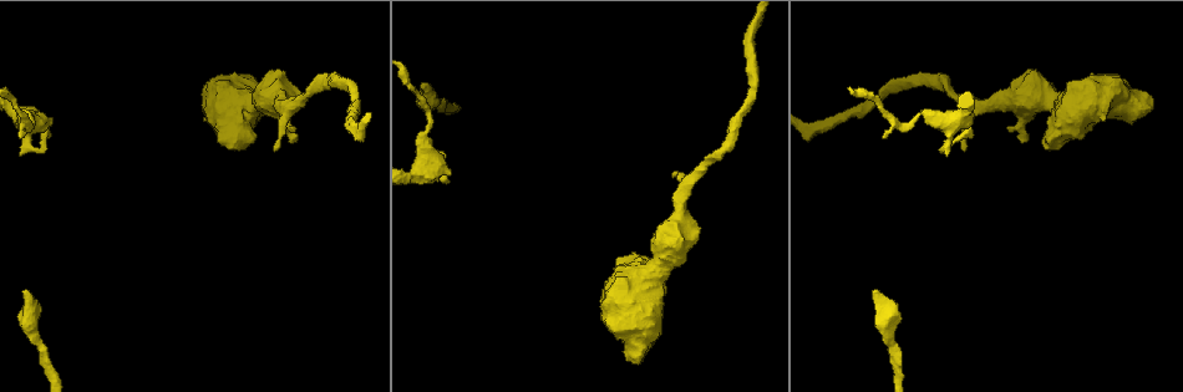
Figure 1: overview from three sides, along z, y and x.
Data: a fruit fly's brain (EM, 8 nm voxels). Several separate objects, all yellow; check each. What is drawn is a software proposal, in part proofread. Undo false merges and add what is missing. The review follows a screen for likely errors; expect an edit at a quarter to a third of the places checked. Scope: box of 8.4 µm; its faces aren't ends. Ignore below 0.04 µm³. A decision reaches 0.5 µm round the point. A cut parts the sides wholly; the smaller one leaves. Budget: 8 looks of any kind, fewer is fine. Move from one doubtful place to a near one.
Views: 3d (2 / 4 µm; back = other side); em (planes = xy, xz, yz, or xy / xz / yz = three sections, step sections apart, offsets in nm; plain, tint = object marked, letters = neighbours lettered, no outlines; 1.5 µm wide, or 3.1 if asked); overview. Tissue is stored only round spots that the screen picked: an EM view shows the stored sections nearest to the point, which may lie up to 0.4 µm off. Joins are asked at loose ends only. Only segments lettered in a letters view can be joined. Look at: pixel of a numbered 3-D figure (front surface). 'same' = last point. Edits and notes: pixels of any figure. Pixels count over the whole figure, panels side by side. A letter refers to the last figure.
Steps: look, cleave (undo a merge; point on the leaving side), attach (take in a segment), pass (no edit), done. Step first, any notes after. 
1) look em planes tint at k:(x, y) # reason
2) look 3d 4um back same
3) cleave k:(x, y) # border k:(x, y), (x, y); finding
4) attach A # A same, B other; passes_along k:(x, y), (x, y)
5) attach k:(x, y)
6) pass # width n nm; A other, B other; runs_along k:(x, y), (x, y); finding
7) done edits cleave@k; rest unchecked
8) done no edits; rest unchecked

look 3d 2um at 1:(884, 135) # thin end

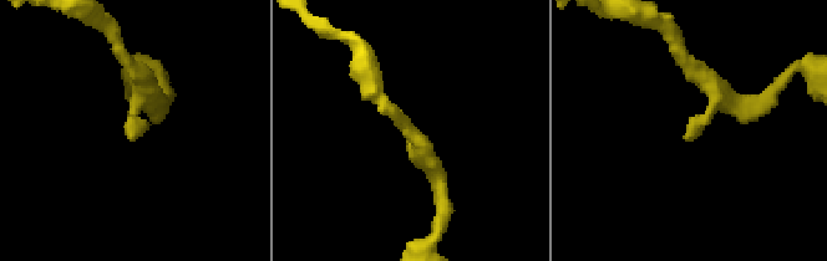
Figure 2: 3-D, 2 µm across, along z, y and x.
look em yz step 8 letters at 2:(688, 137)

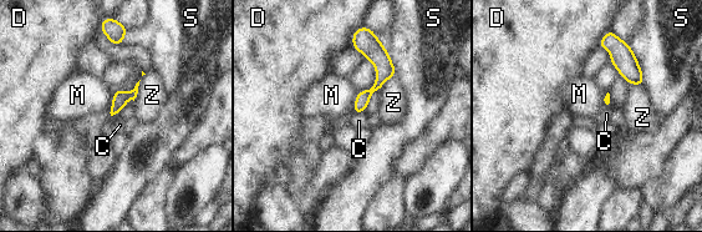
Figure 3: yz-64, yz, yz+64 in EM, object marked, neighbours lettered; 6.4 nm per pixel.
pass # C other, D other, M other, S other, Z other; runs_along 3:(356, 38), (380, 61), (380, 81), (361, 109); none of them fits

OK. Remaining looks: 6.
look em planes letters at 1:(874, 291) # branch stops here

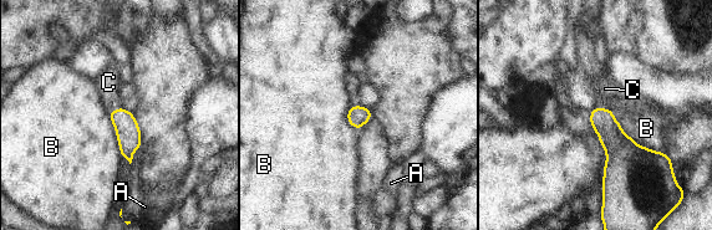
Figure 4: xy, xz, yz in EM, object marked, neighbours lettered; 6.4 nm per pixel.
attach C # A other, B other, C same; passes_along 4:(616, 143), (604, 108), (605, 88); the cell continues

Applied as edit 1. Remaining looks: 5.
look overview

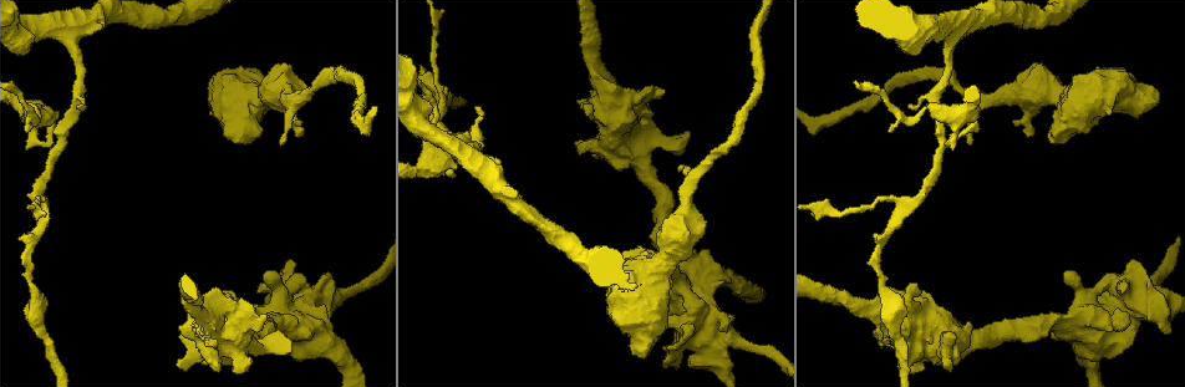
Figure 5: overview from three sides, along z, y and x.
look 3d 4um at 5:(1156, 104) # branch stops here

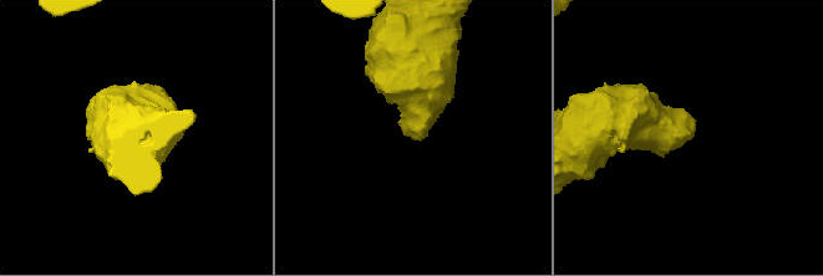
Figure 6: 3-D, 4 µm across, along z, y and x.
look em planes letters at 6:(689, 138)

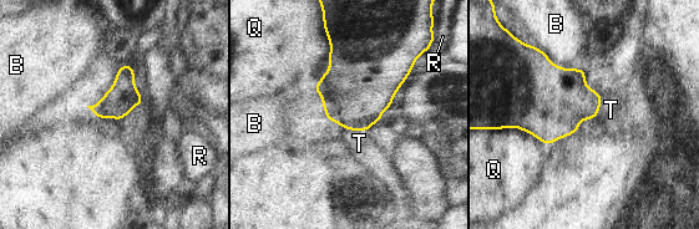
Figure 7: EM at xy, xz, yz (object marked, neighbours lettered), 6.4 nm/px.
attach T # B other, Q other, R other, T same; passes_along 7:(355, 91), (355, 130), (359, 143); it goes on there

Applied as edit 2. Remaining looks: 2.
done edits attach@4, attach@7; rest unchecked

